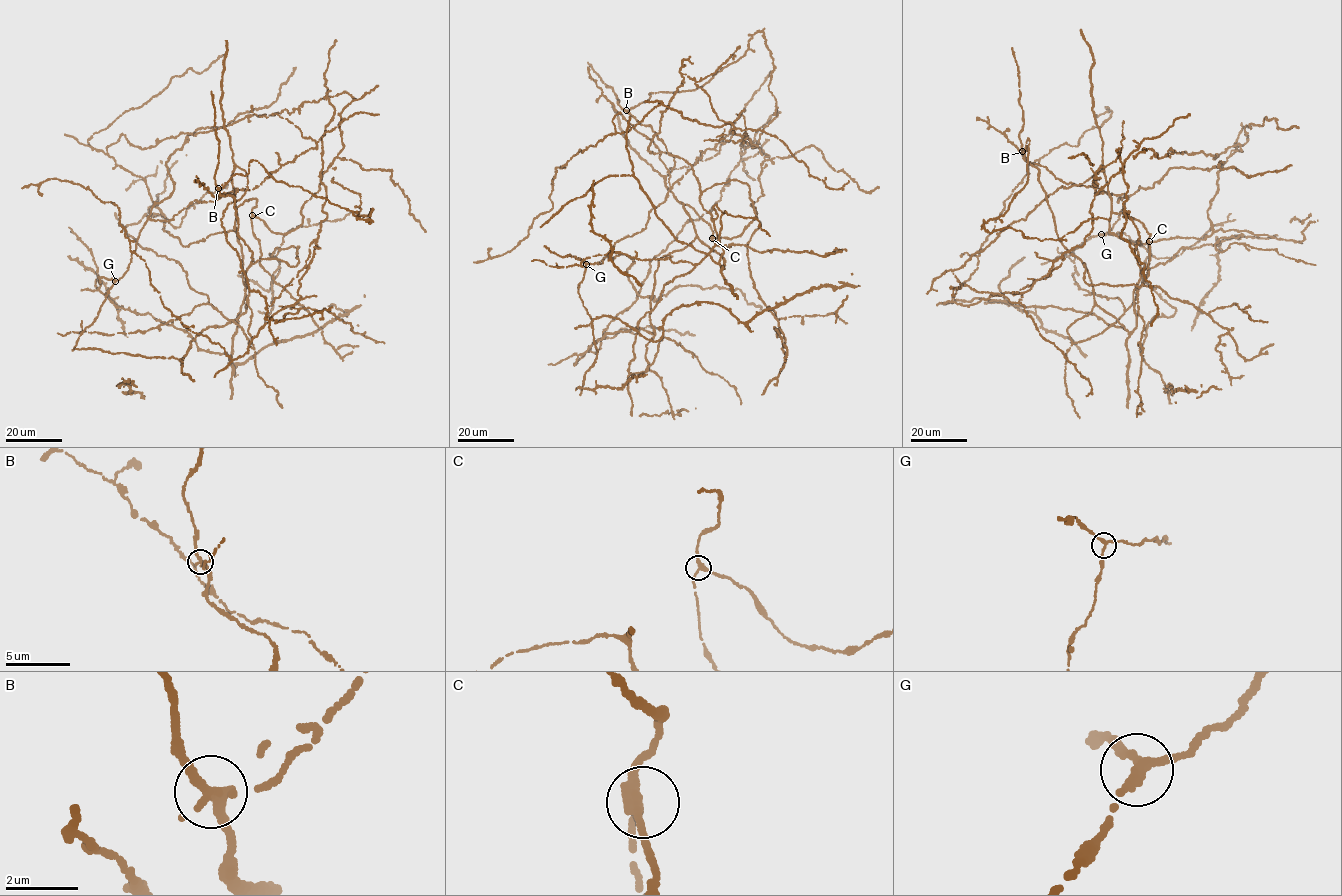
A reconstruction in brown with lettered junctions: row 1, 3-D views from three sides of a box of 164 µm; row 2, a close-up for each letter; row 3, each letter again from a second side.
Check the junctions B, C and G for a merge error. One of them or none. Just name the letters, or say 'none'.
none

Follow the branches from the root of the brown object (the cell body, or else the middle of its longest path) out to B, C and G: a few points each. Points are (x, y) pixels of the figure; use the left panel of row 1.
B: (270, 230), (252, 214), (256, 199), (237, 207), (237, 320), (253, 253), (235, 199), (218, 188)
C: (270, 230), (262, 220), (252, 215)
G: (270, 230), (256, 199), (235, 205), (236, 166), (240, 198), (147, 220), (115, 281)

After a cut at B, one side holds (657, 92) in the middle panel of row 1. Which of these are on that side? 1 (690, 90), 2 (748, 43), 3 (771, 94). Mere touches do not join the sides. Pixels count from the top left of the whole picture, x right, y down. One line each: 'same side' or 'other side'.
1: same side
2: same side
3: same side

